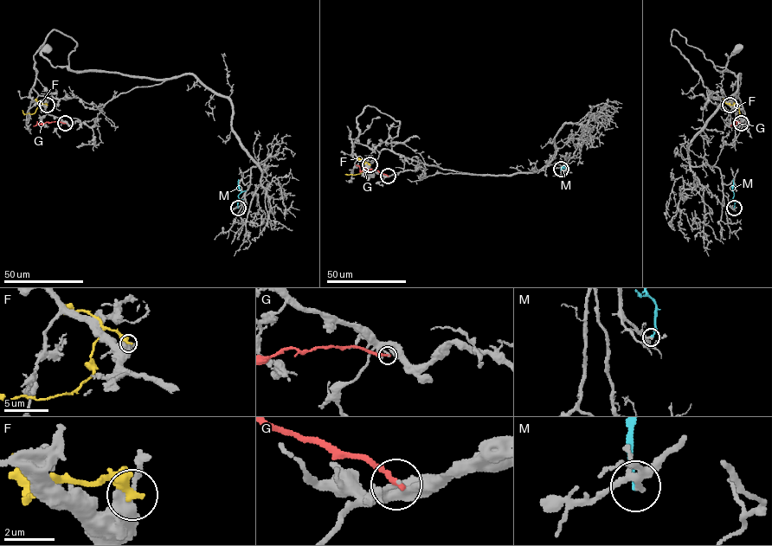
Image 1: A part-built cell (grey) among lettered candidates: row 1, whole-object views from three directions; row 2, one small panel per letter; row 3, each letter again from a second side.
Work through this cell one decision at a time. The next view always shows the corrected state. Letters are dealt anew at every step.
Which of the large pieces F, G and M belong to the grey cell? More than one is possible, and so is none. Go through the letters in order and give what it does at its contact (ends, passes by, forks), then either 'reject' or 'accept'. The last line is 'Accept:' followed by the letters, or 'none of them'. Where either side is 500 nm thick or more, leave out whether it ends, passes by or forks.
F: it ends; reject
G: it ends; reject
M: it ends; reject
Accept: none of them

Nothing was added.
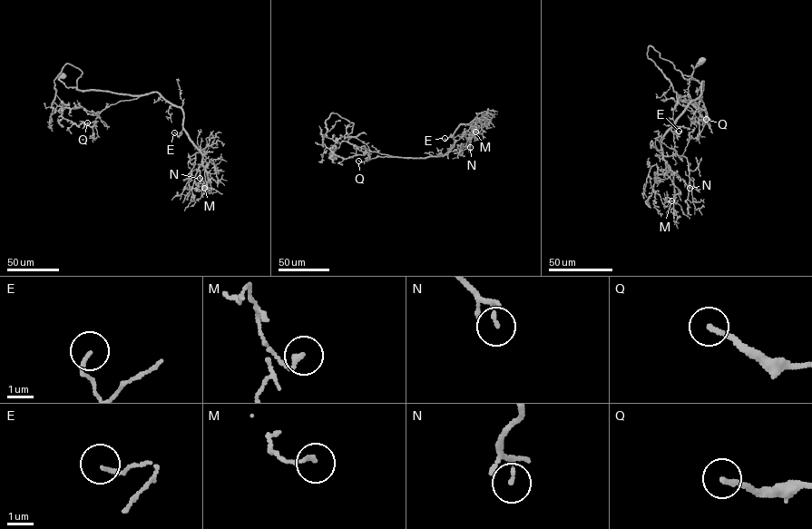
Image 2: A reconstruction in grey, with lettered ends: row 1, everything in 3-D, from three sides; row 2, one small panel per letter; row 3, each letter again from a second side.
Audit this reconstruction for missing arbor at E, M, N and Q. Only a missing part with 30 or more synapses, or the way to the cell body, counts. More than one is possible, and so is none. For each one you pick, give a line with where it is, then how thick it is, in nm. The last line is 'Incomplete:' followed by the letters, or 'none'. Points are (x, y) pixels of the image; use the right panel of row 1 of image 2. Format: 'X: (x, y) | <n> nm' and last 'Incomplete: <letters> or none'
Incomplete: none

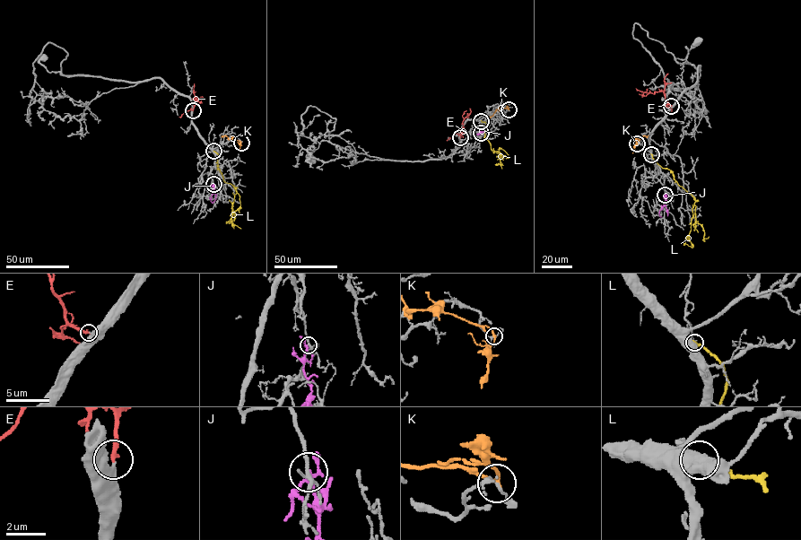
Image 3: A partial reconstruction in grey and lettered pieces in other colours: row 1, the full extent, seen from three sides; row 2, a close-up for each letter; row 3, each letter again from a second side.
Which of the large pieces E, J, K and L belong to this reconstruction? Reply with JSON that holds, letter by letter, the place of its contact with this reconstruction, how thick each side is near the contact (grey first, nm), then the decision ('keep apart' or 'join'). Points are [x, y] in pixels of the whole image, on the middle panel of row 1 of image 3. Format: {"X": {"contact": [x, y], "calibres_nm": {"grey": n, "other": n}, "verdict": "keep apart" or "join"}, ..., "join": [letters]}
{"E": {"contact": [460, 137], "calibres_nm": {"grey": 500, "other": 240}, "verdict": "join"}, "J": {"contact": [481, 133], "calibres_nm": {"grey": 160, "other": 140}, "verdict": "keep apart"}, "K": {"contact": [509, 109], "calibres_nm": {"grey": 120, "other": 180}, "verdict": "keep apart"}, "L": {"contact": [481, 121], "calibres_nm": {"grey": 750, "other": 240}, "verdict": "keep apart"}, "join": ["E"]}

